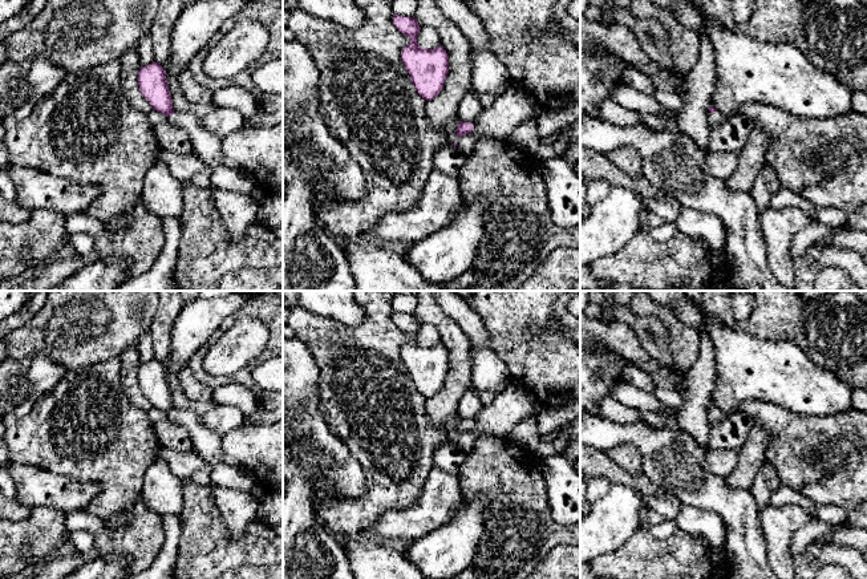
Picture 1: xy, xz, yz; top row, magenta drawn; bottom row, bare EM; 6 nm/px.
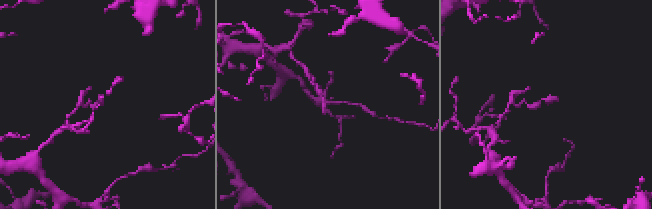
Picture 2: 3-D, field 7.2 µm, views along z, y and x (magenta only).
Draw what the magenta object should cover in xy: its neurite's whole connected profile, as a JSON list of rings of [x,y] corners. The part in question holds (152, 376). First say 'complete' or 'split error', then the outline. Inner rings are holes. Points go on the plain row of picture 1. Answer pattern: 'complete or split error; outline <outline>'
split error; outline [[[155,359],[141,364],[138,384],[142,393],[149,398],[153,408],[162,410],[166,417],[185,428],[191,437],[194,450],[211,466],[222,462],[223,434],[204,428],[199,416],[194,412],[175,410],[171,392],[167,384],[166,368]]]

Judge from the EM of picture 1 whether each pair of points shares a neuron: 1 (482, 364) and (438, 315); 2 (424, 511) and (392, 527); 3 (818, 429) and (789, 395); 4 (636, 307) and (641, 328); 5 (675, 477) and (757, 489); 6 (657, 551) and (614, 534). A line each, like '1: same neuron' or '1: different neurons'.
1: different neurons
2: same neuron
3: different neurons
4: different neurons
5: different neurons
6: different neurons

